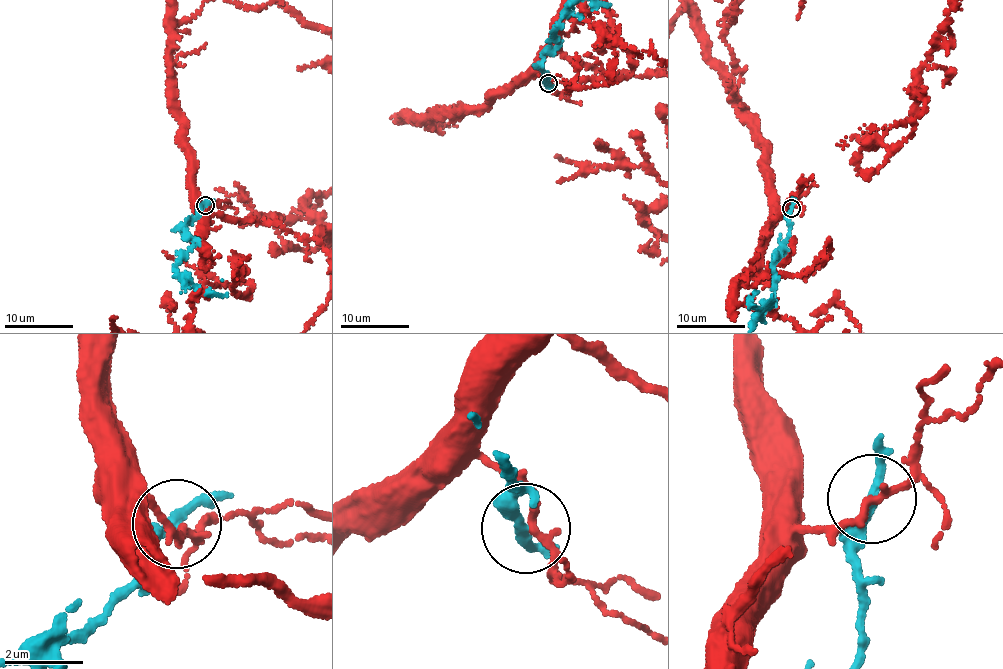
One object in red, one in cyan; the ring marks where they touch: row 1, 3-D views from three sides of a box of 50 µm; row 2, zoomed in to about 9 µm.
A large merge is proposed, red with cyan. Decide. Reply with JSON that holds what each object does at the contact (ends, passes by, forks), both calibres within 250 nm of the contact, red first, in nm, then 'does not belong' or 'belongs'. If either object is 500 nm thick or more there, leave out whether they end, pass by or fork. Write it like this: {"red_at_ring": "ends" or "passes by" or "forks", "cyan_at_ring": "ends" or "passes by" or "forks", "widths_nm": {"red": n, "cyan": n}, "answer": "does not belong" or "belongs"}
{"red_at_ring": "passes by", "cyan_at_ring": "passes by", "widths_nm": {"red": 180, "cyan": 240}, "answer": "does not belong"}

